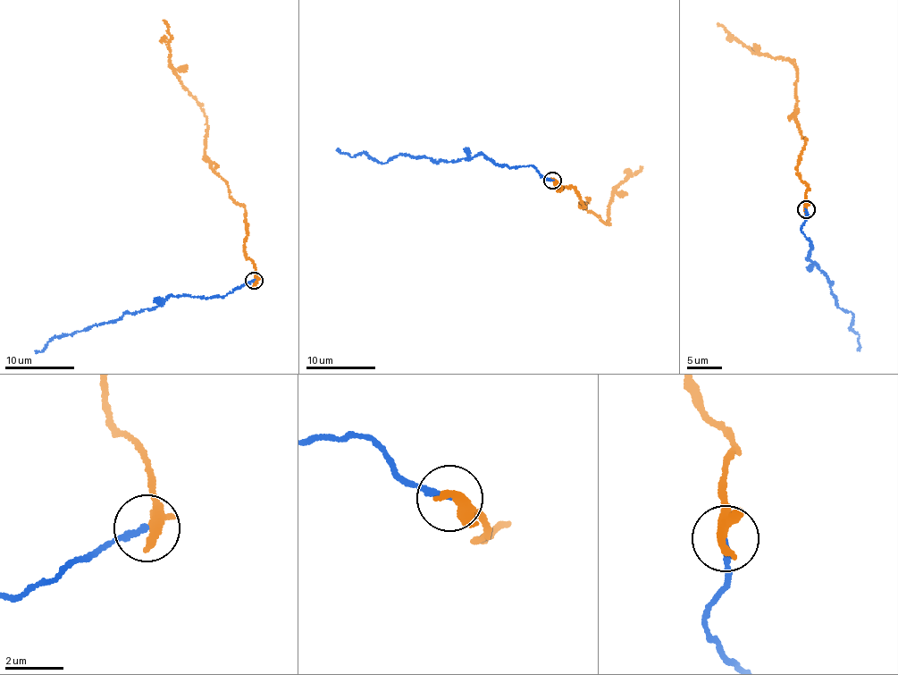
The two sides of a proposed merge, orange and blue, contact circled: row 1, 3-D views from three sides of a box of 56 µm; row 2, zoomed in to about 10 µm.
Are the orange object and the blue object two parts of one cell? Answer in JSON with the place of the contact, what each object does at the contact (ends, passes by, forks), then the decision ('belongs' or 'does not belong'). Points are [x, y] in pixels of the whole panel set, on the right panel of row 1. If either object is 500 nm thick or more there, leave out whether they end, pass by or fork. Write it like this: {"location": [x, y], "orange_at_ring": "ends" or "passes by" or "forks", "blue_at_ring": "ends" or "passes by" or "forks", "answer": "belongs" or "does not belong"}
{"location": [806, 209], "orange_at_ring": "passes by", "blue_at_ring": "ends", "answer": "does not belong"}

